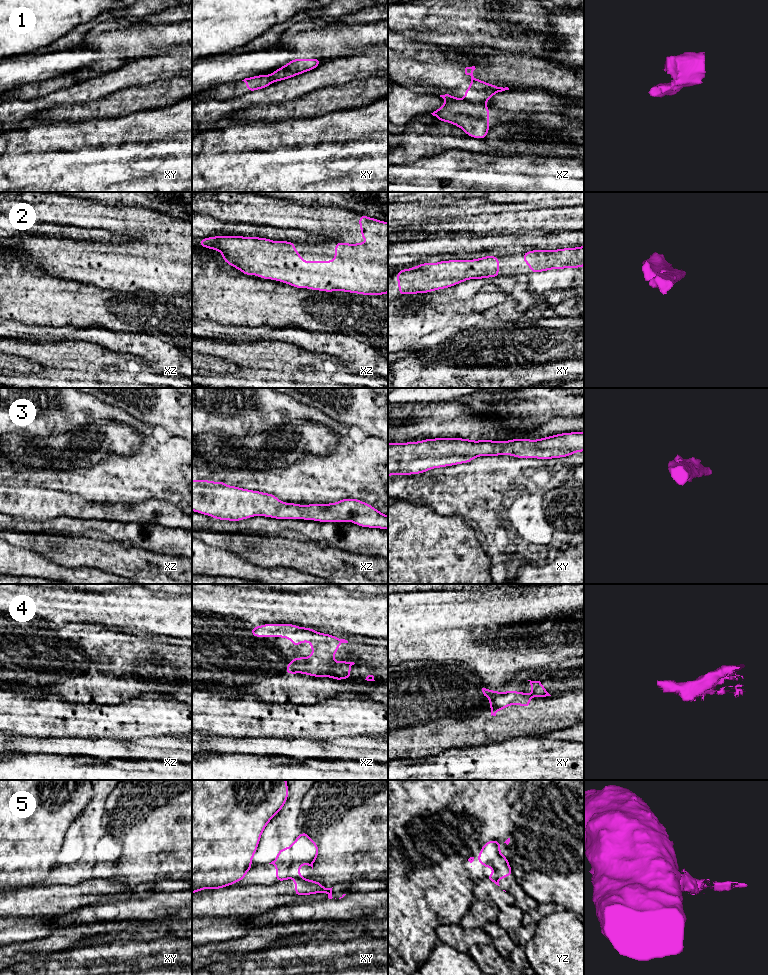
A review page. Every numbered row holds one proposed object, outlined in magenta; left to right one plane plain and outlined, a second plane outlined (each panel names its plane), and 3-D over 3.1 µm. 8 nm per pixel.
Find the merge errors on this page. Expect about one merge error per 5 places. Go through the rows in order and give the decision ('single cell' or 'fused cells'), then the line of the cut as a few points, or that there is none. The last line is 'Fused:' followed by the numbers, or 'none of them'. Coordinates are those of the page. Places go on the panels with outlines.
1: fused cells; cut xz (463, 99), (478, 104)
2: single cell; cut none
3: single cell; cut none
4: single cell; cut none
5: fused cells; cut xy (300, 877), (293, 878)
Fused: 1, 5

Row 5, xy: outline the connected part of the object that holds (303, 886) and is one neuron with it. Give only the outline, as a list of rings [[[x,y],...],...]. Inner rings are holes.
[[[294,878],[295,881],[295,896],[311,895],[315,893],[326,893],[329,899],[332,899],[332,888],[324,888],[318,881],[313,881],[304,878]]]

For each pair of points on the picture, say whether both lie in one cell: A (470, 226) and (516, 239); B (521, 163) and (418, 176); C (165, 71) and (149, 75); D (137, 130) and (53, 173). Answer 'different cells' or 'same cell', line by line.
A: different cells
B: same cell
C: same cell
D: same cell

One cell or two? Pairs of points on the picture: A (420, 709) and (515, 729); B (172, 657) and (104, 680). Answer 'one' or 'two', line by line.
A: one
B: one

